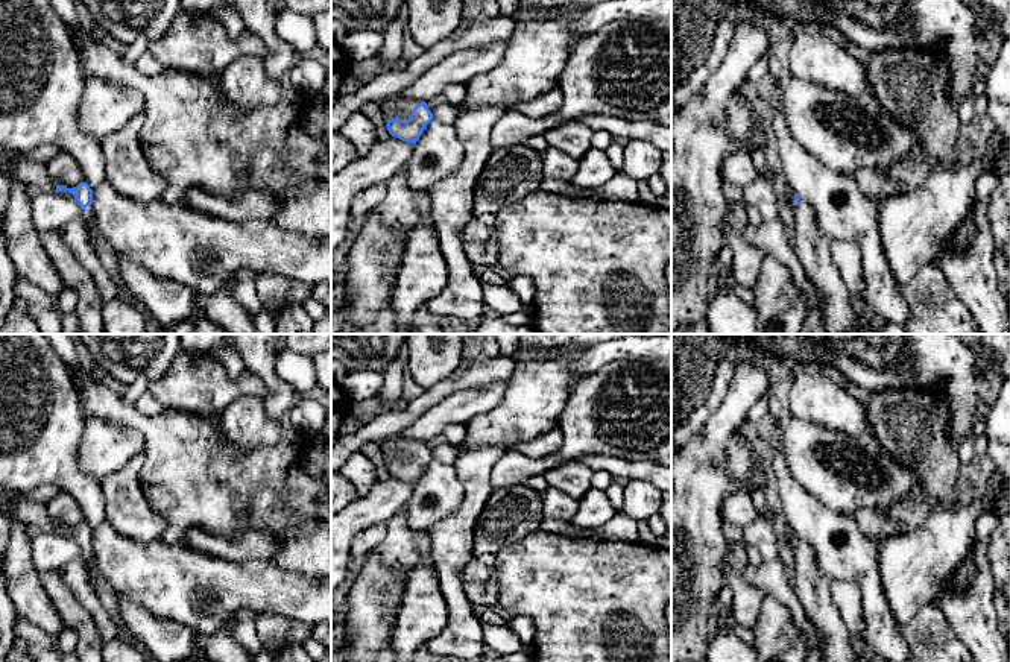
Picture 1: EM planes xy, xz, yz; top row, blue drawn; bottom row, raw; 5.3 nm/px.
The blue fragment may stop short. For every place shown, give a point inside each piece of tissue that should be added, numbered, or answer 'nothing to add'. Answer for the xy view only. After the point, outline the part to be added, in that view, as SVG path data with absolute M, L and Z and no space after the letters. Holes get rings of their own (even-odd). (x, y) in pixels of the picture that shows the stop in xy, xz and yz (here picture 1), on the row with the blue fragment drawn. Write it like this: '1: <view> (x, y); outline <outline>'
1: xy (29, 172); outline M14 152L8 161L0 162L5 178L17 178L27 185L36 185L41 191L55 191L56 182L46 172L47 162L27 159L21 152Z
2: xy (88, 211); outline M93 203L91 205L88 205L85 210L82 210L82 219L85 220L85 223L88 225L88 229L90 229L90 234L91 234L91 243L93 243L93 246L94 246L94 240L93 240L93 229L90 228L90 220L91 220L91 217L94 216L94 206L93 206Z

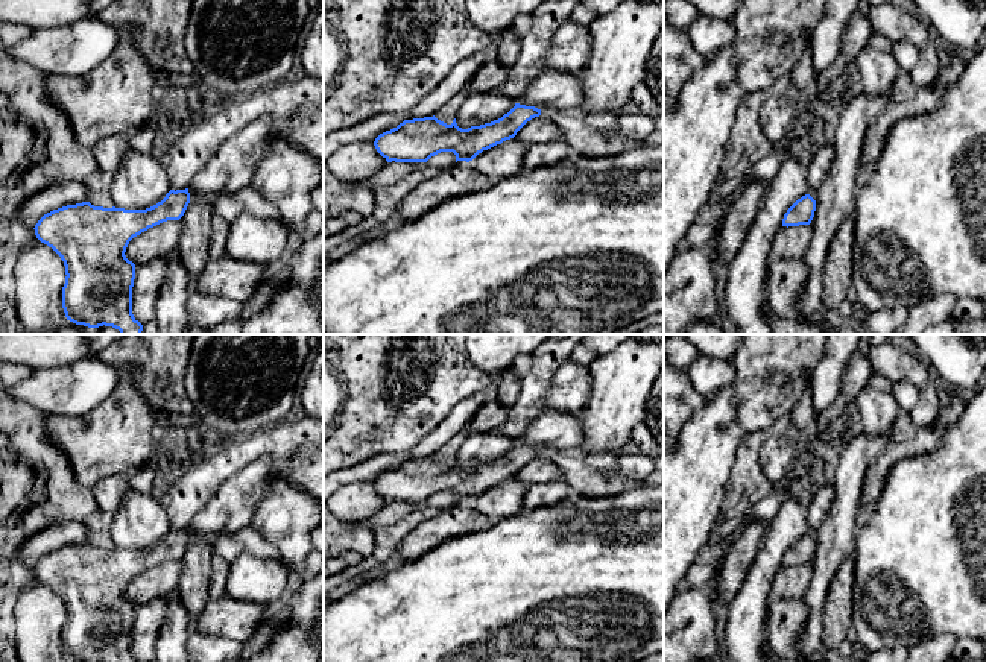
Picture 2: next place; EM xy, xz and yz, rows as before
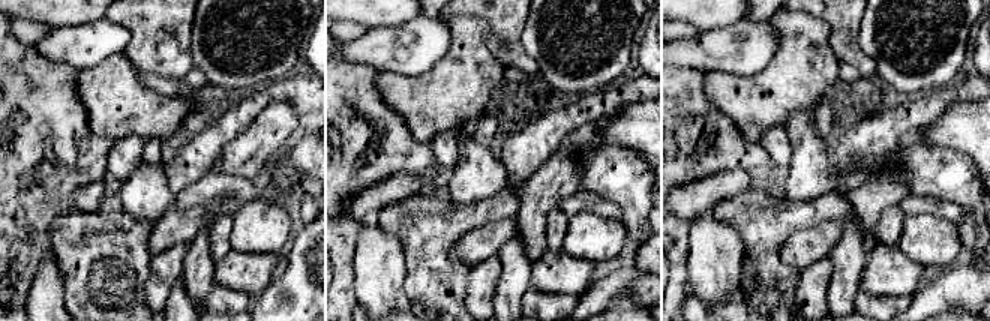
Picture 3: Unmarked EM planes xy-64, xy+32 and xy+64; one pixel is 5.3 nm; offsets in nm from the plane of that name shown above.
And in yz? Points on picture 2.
nothing to add

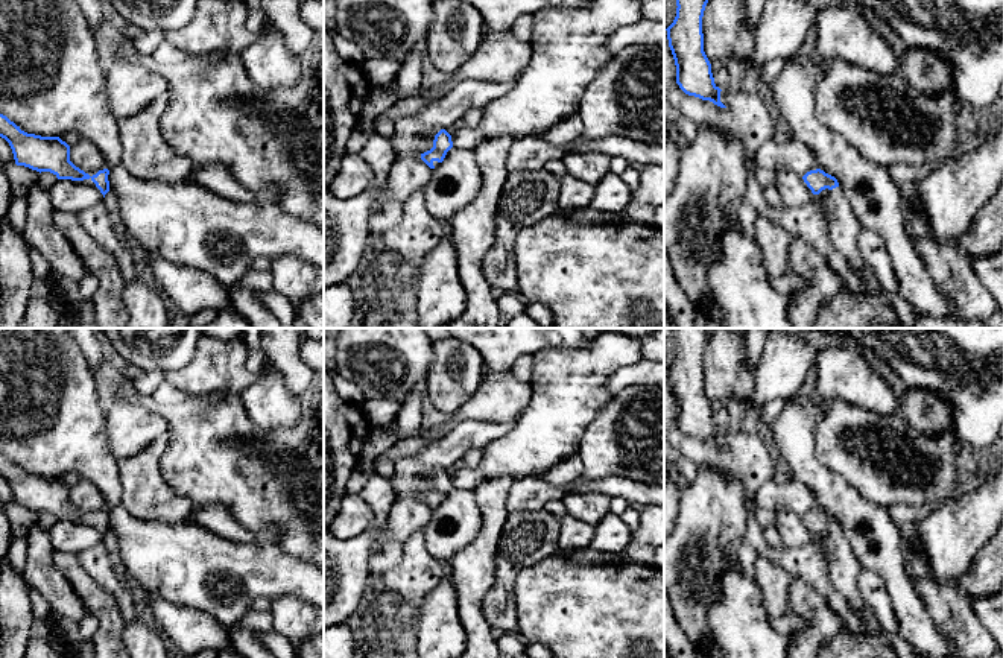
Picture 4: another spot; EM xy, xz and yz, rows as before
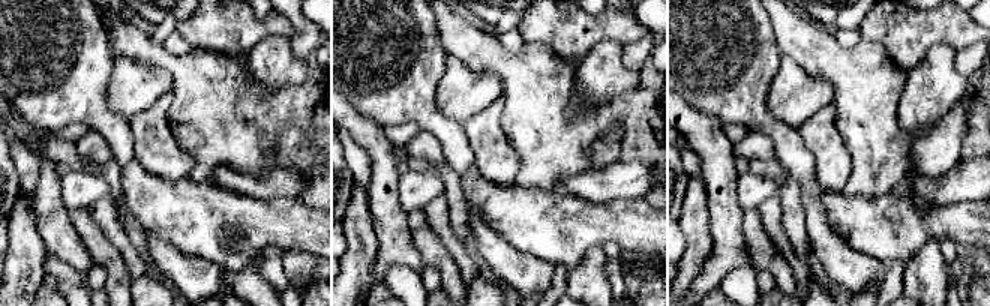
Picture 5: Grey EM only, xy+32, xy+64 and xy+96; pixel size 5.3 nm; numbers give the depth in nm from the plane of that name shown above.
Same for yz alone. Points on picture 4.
1: yz (844, 228); outline M840 185L833 190L822 190L816 204L824 208L830 220L828 233L834 248L848 260L853 269L859 270L865 264L857 246L862 225L851 213Z

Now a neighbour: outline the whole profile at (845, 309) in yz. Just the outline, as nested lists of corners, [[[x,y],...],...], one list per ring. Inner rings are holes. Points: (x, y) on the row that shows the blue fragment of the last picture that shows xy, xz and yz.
[[[840,290],[819,307],[812,328],[871,328],[878,324],[900,325],[898,315],[881,295]]]

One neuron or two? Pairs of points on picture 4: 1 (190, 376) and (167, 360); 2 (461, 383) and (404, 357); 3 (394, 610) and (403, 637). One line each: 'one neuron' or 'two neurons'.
1: two neurons
2: two neurons
3: one neuron

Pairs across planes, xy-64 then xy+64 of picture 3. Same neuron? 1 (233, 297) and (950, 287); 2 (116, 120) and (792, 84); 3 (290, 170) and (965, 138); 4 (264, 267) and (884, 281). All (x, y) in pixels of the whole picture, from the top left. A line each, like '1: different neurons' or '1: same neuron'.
1: different neurons
2: same neuron
3: different neurons
4: same neuron

